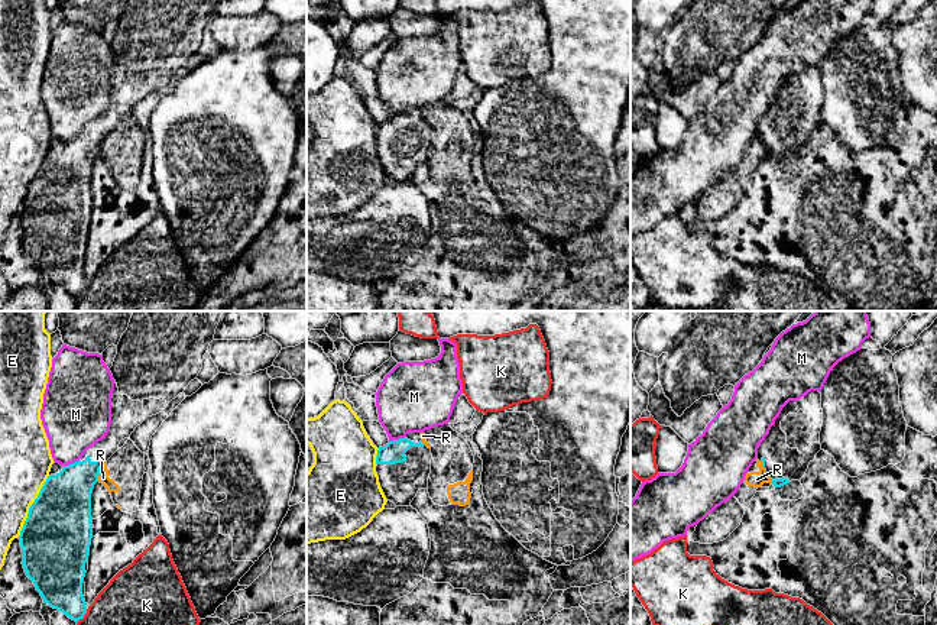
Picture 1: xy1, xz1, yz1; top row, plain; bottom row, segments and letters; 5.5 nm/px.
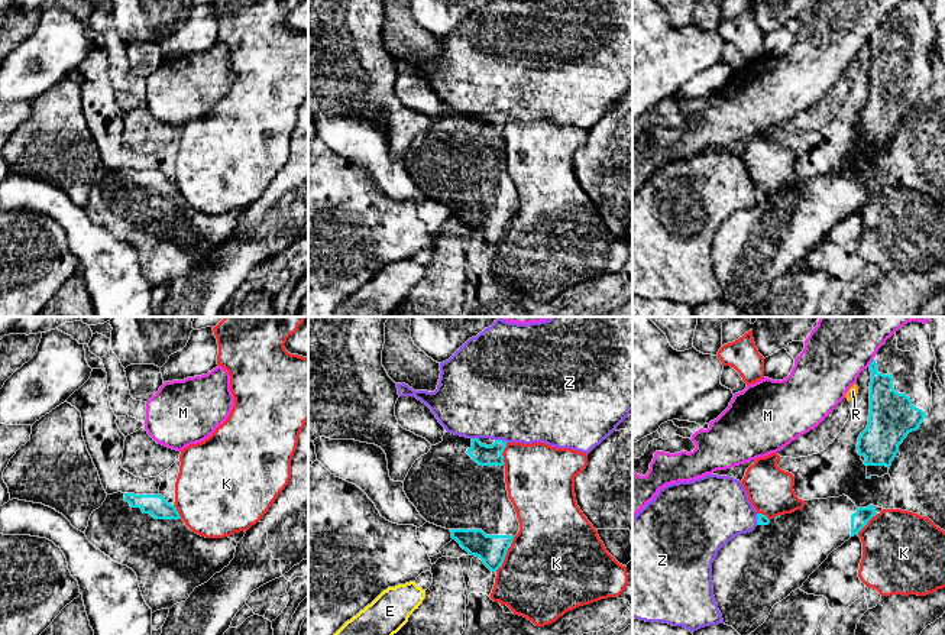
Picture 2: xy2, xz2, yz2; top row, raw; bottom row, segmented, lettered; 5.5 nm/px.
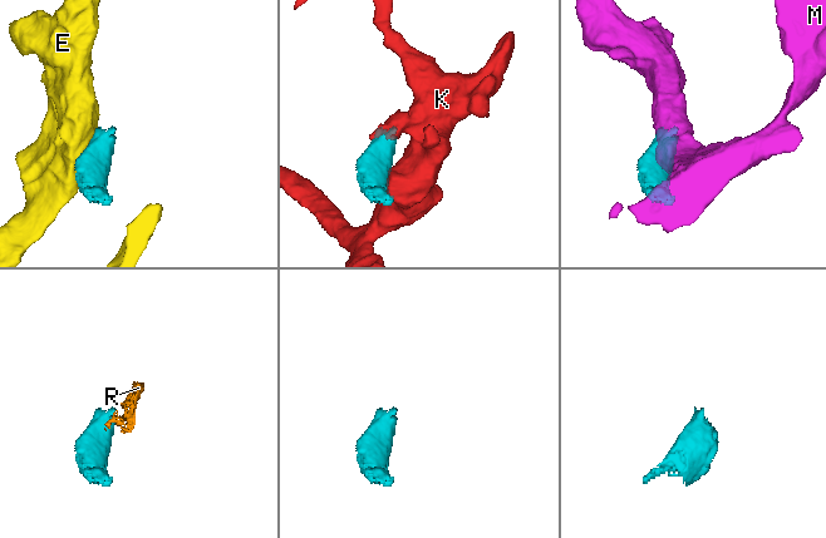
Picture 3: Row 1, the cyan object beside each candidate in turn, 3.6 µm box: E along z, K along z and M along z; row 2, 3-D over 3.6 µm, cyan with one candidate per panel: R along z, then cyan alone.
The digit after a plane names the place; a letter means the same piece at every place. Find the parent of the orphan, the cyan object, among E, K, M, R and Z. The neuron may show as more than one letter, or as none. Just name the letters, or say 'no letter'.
no letter

